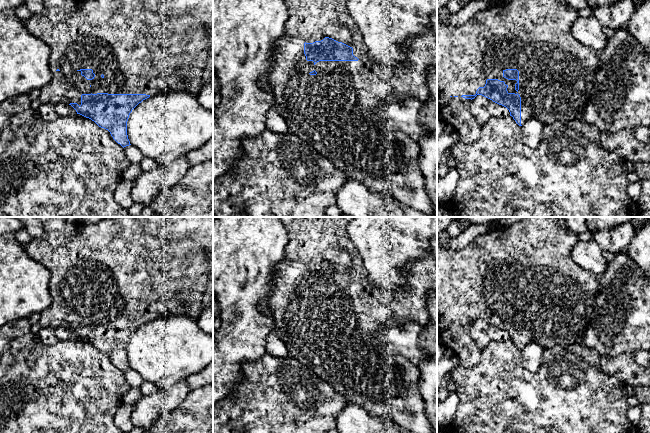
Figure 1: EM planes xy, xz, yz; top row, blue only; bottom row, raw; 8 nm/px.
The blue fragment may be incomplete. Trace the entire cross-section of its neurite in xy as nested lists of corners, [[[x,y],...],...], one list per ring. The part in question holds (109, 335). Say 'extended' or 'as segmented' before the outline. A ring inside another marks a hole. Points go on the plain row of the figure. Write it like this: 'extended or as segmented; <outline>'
extended; [[[40,217],[44,233],[24,246],[26,253],[51,273],[52,303],[41,313],[42,328],[68,327],[77,336],[108,354],[123,372],[131,369],[127,359],[127,345],[132,334],[150,320],[170,315],[185,315],[198,320],[207,308],[213,309],[213,217],[103,217],[98,223],[69,222],[65,217]]]

